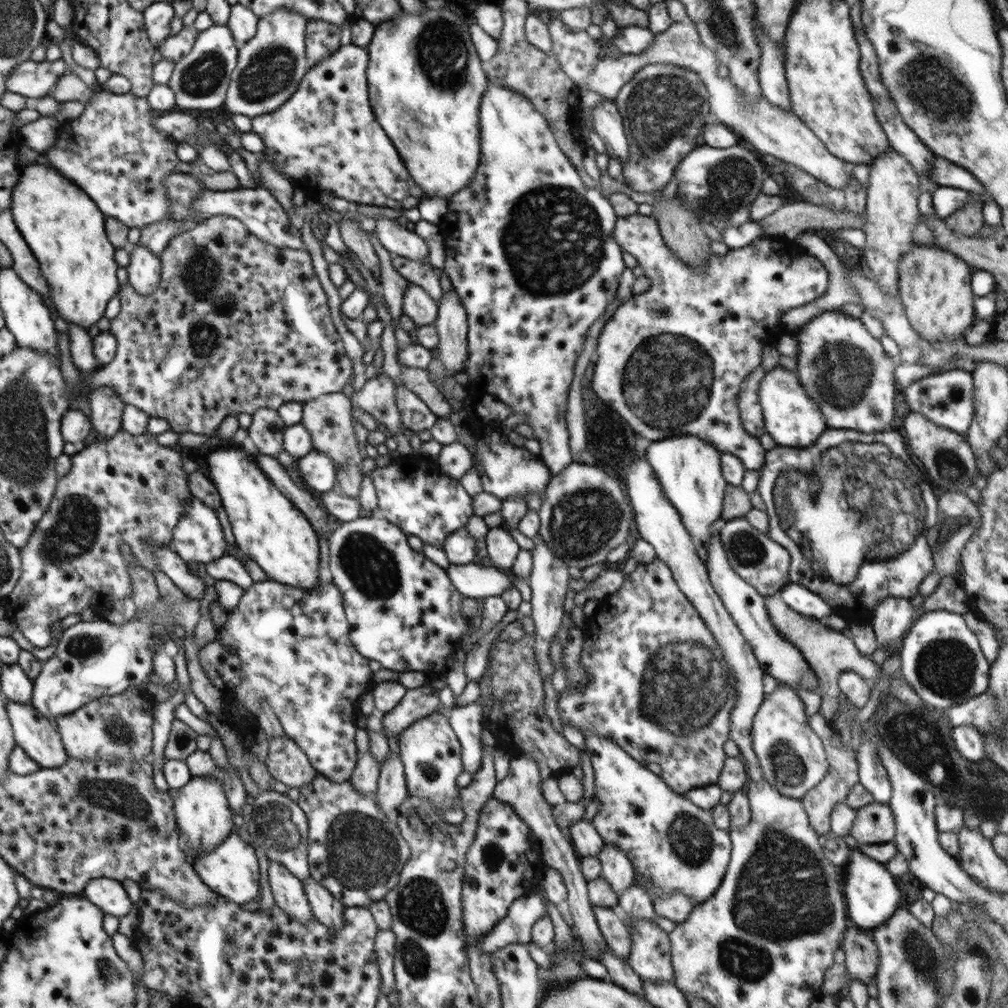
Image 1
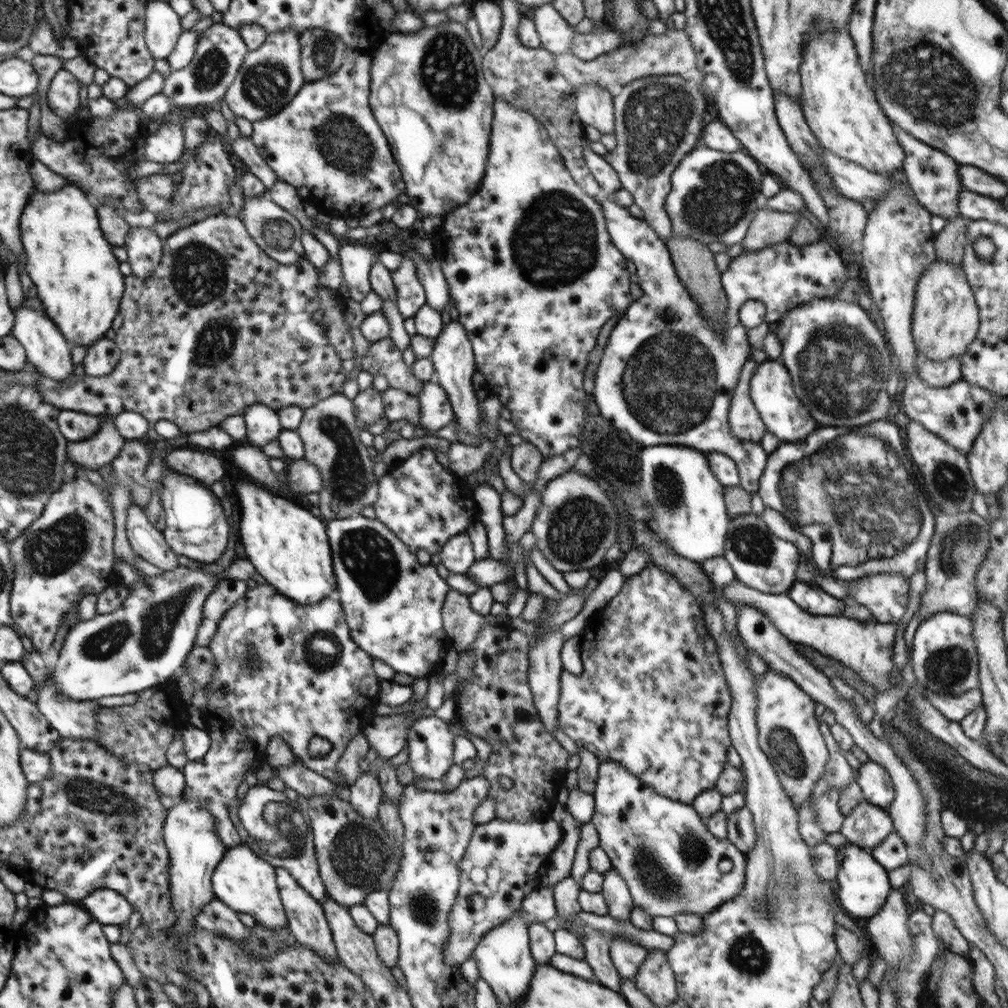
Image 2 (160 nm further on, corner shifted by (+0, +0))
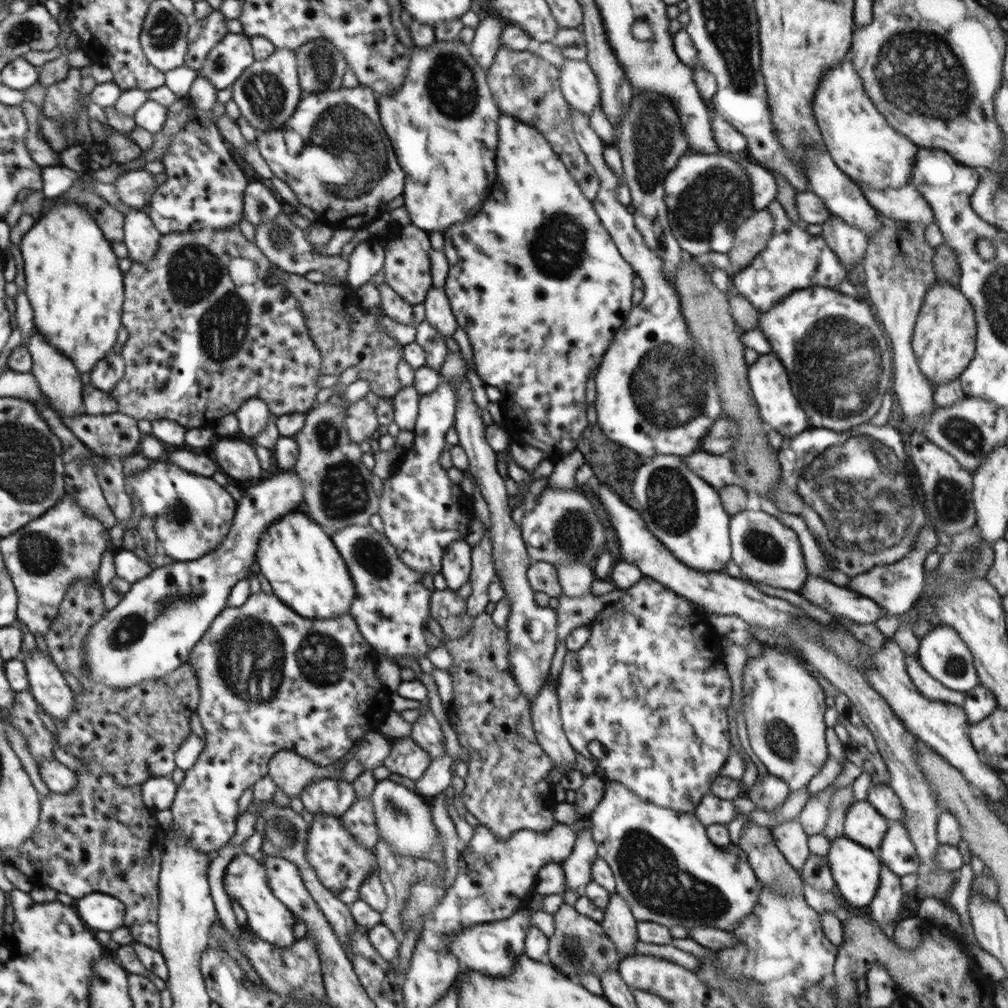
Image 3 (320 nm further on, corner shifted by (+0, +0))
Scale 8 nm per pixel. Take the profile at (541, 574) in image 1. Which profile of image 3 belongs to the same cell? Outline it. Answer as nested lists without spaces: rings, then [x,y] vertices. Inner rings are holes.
[[[549,676],[532,702],[531,719],[538,744],[550,757],[553,766],[571,768],[576,762],[576,752],[564,733],[557,692]]]

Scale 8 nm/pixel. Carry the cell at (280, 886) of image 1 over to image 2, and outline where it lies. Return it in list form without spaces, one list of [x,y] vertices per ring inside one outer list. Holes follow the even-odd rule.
[[[276,867],[275,874],[277,876],[281,903],[286,911],[286,922],[296,941],[300,945],[308,946],[310,951],[314,951],[316,955],[320,955],[328,963],[338,959],[336,945],[332,942],[332,932],[330,932],[330,926],[328,926],[327,918],[320,902],[312,898],[285,868]]]

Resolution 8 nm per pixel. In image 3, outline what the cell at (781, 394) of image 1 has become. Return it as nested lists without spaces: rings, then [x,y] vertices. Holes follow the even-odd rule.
[[[774,352],[759,355],[756,361],[748,367],[747,377],[763,422],[770,424],[783,437],[793,437],[808,430],[810,423],[807,414],[794,396],[785,366]]]

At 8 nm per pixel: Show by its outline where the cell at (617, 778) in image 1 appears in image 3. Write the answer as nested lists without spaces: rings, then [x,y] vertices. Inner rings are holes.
[[[604,778],[604,784],[603,797],[589,816],[592,845],[597,847],[597,856],[603,858],[612,869],[616,893],[626,901],[637,922],[654,922],[666,928],[681,926],[687,931],[690,927],[732,931],[753,913],[761,886],[744,850],[732,843],[728,846],[712,844],[706,827],[694,813],[675,812],[656,806],[616,781]]]

